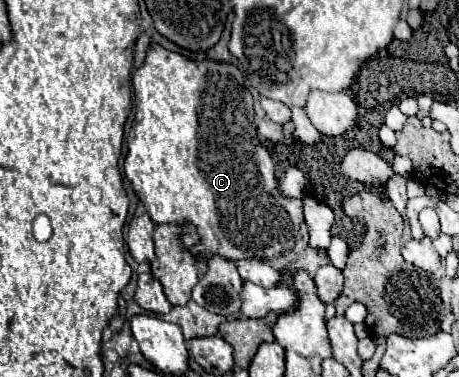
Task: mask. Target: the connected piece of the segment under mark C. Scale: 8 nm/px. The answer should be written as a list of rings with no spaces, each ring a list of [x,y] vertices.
[[[151,43],[143,65],[133,73],[133,91],[137,111],[127,137],[129,153],[123,169],[153,223],[191,221],[201,235],[201,241],[195,245],[201,259],[215,253],[229,261],[251,257],[275,259],[295,245],[299,225],[303,223],[303,203],[301,199],[283,197],[277,187],[273,159],[257,139],[257,127],[253,125],[253,97],[237,65],[213,59],[193,61]]]

